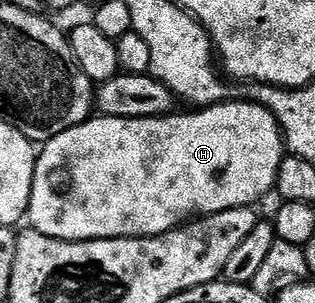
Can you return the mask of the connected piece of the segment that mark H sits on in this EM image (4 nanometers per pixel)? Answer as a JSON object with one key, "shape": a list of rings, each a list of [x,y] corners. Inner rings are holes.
{"shape":[[[226,100],[216,106],[198,109],[193,114],[174,112],[164,118],[107,118],[90,117],[89,121],[71,128],[67,132],[59,132],[40,147],[37,154],[37,167],[34,170],[34,184],[31,188],[30,204],[27,211],[27,222],[43,236],[58,238],[64,242],[94,242],[100,238],[150,238],[166,234],[167,231],[190,220],[200,219],[207,214],[218,214],[235,208],[256,207],[260,198],[274,193],[277,185],[277,173],[281,167],[281,159],[286,157],[287,147],[281,133],[281,125],[275,120],[273,113],[260,106],[258,102],[244,100],[233,102]]]}

